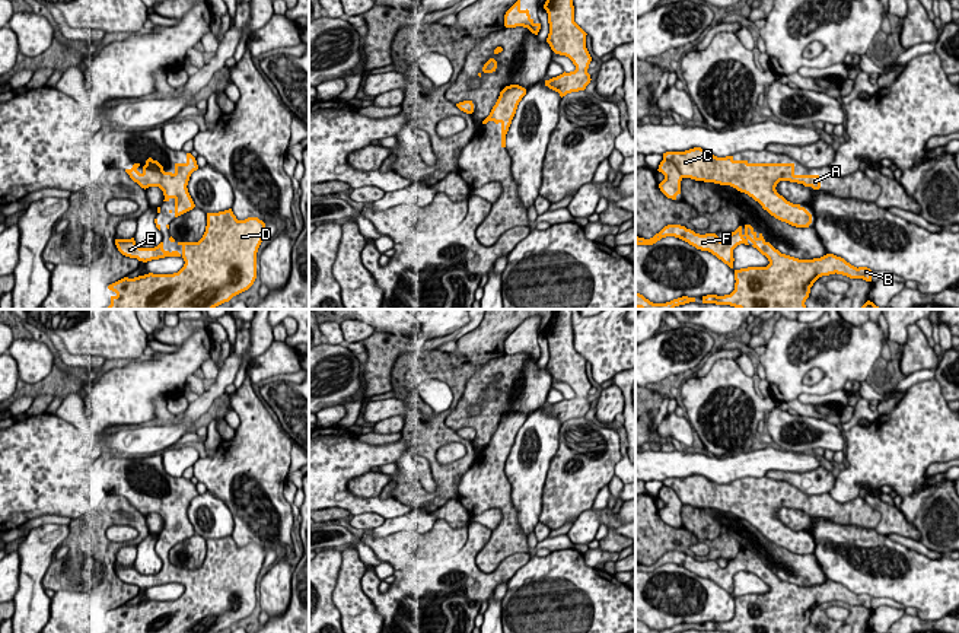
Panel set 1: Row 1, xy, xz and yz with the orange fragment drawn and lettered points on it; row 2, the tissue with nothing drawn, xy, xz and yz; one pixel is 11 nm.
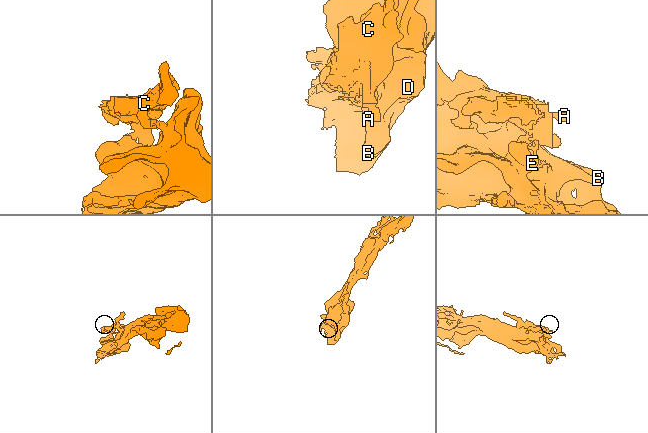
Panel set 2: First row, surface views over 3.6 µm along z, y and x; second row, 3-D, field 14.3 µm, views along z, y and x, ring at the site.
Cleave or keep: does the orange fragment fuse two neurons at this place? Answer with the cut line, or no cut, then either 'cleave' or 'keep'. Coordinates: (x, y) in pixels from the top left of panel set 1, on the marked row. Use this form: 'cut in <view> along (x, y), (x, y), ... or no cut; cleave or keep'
no cut; keep

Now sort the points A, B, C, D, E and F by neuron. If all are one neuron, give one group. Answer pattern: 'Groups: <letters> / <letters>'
Groups: A B C D E F

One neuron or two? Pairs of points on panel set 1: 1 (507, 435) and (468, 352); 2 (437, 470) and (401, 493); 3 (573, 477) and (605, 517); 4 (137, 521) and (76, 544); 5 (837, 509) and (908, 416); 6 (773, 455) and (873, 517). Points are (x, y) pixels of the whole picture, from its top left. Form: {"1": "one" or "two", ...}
{"1": "two", "2": "one", "3": "two", "4": "one", "5": "two", "6": "two"}

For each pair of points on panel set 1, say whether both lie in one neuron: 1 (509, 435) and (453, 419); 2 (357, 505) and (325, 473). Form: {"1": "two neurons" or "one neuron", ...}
{"1": "two neurons", "2": "one neuron"}

